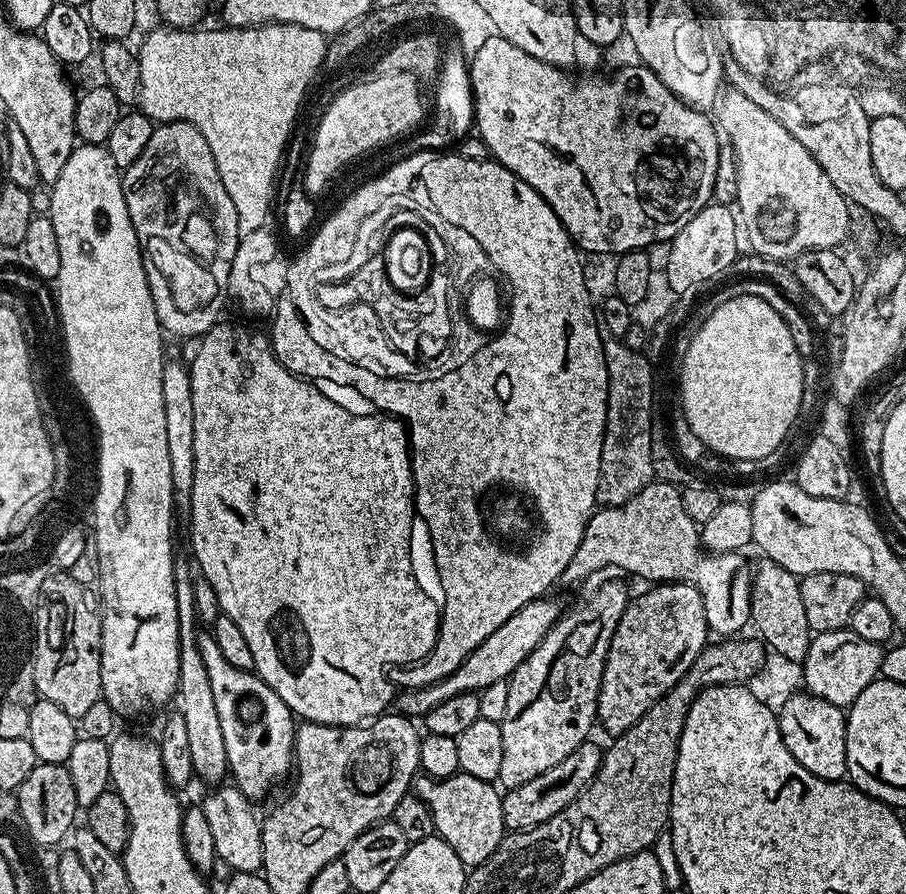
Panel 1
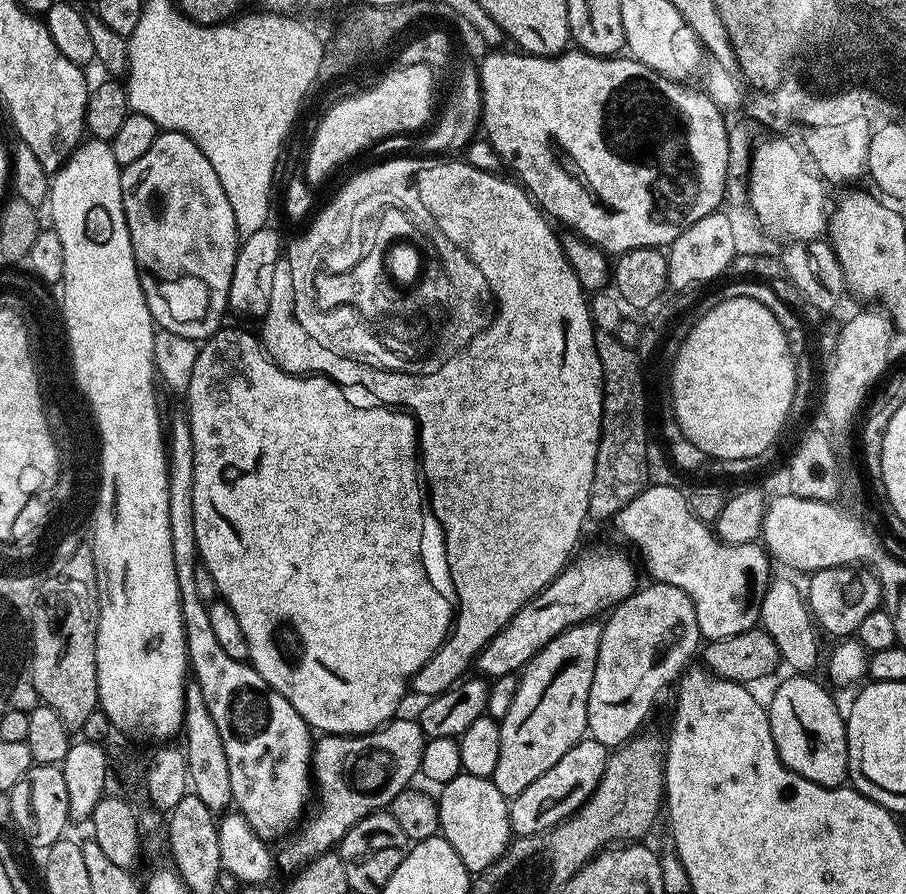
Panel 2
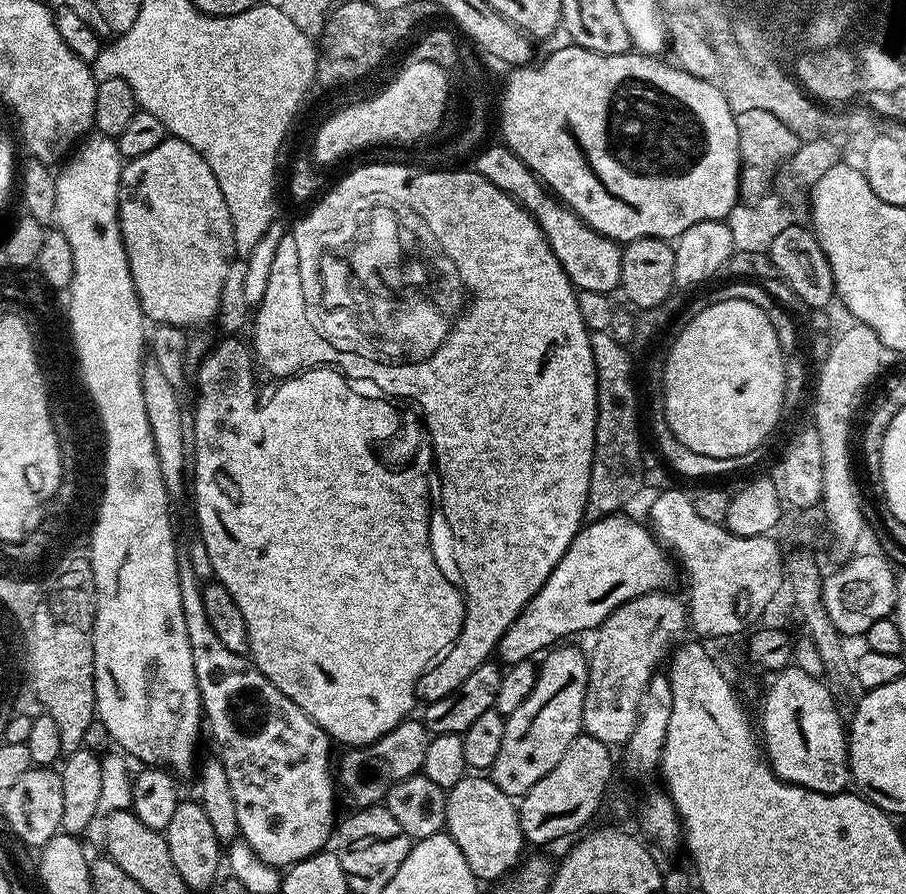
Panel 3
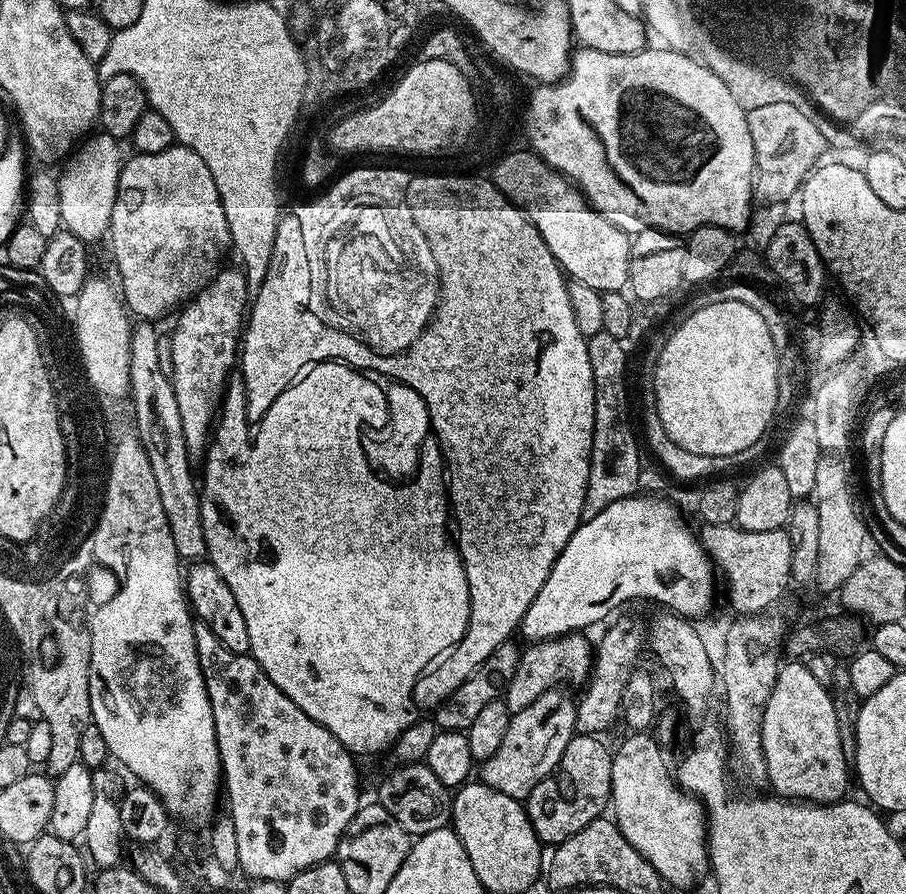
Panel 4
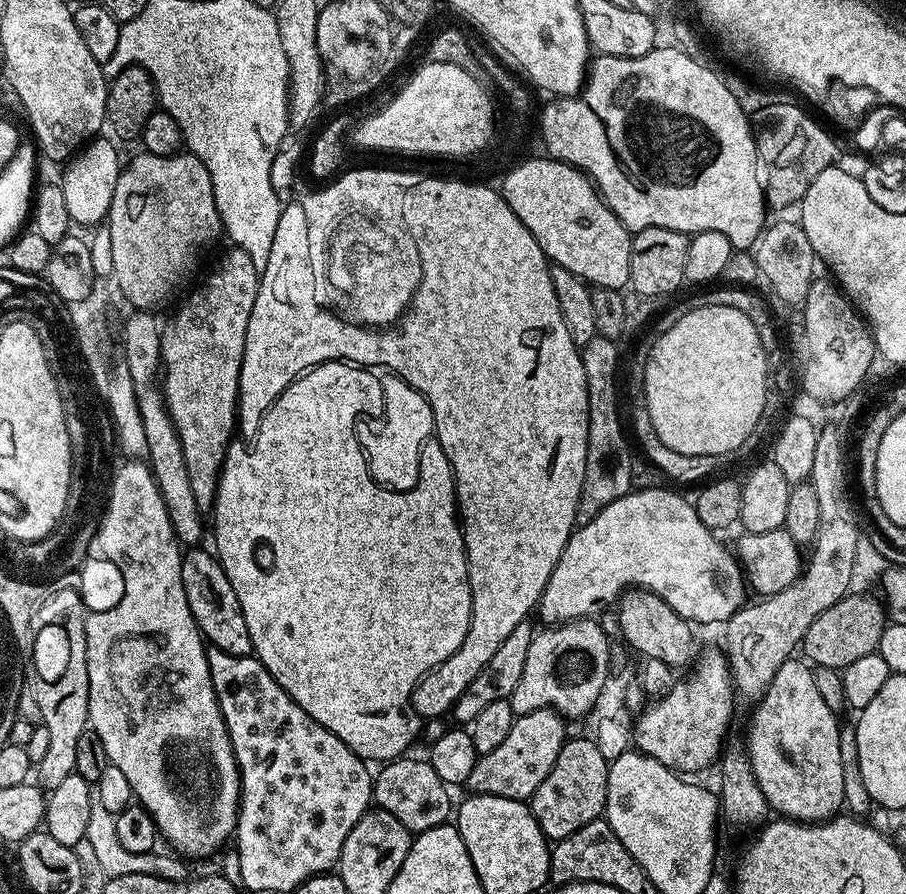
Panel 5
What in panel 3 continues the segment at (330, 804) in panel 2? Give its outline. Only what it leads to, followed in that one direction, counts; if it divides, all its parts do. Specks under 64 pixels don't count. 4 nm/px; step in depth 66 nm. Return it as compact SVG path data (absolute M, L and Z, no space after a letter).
M409 718L372 744L349 747L345 751L348 753L338 760L338 784L343 799L345 796L352 803L353 809L379 805L395 784L417 775L423 769L429 739L430 733L423 719Z

